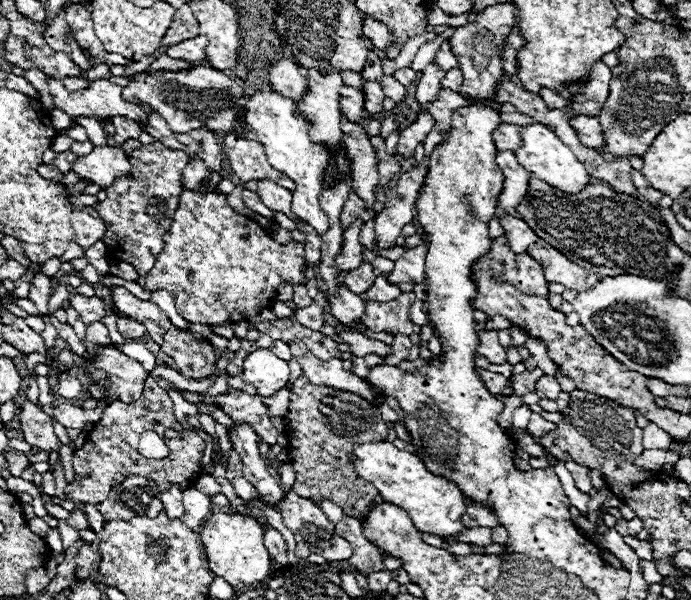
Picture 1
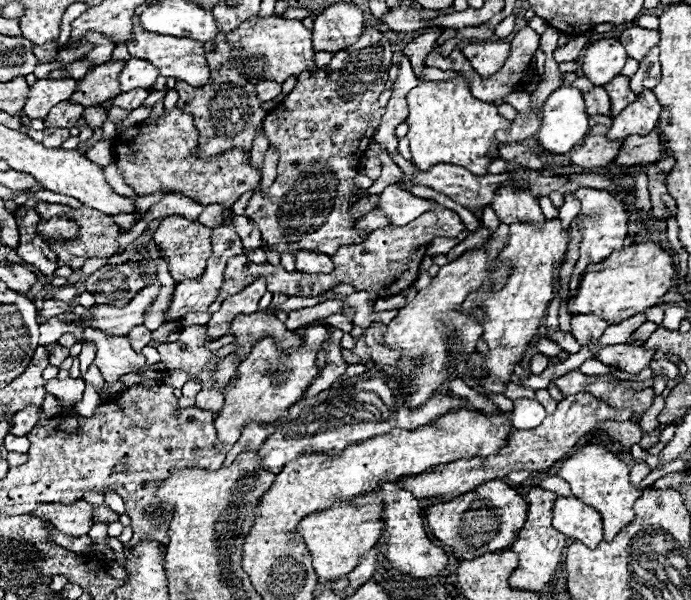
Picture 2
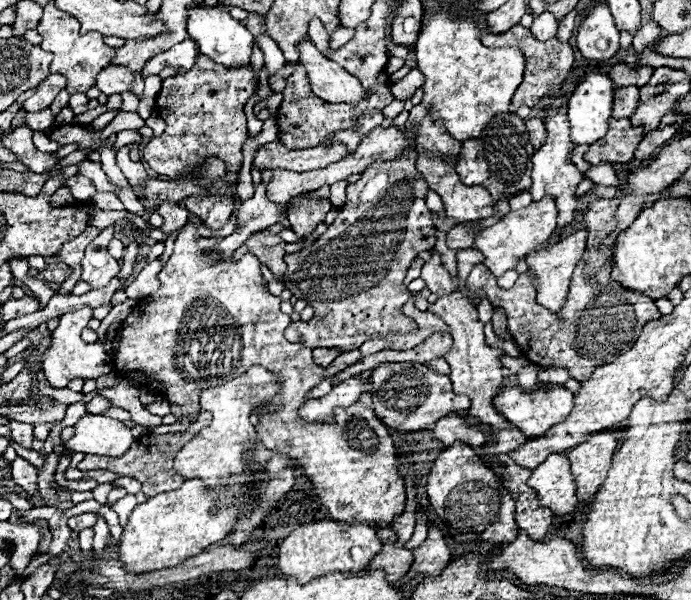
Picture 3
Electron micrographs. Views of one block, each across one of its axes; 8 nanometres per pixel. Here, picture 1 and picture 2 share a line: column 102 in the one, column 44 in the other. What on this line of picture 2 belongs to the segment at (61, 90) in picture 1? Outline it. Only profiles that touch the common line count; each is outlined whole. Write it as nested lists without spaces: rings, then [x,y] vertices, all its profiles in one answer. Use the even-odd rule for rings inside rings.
[[[38,80],[30,86],[28,100],[24,104],[24,114],[28,118],[46,118],[50,108],[58,102],[68,100],[76,90],[76,80]]]

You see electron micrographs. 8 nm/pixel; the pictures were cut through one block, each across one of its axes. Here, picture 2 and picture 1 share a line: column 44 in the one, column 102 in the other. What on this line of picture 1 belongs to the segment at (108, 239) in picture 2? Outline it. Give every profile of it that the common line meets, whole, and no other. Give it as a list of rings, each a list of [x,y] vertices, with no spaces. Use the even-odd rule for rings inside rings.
[[[153,142],[131,151],[128,158],[132,164],[130,180],[116,180],[116,184],[106,190],[106,200],[94,206],[104,224],[108,224],[108,234],[112,238],[106,242],[118,248],[108,250],[110,256],[114,260],[128,260],[128,264],[144,276],[152,270],[156,256],[164,248],[164,232],[168,232],[178,208],[178,196],[182,192],[180,174],[188,162],[188,154],[182,150],[168,150],[162,142]]]

